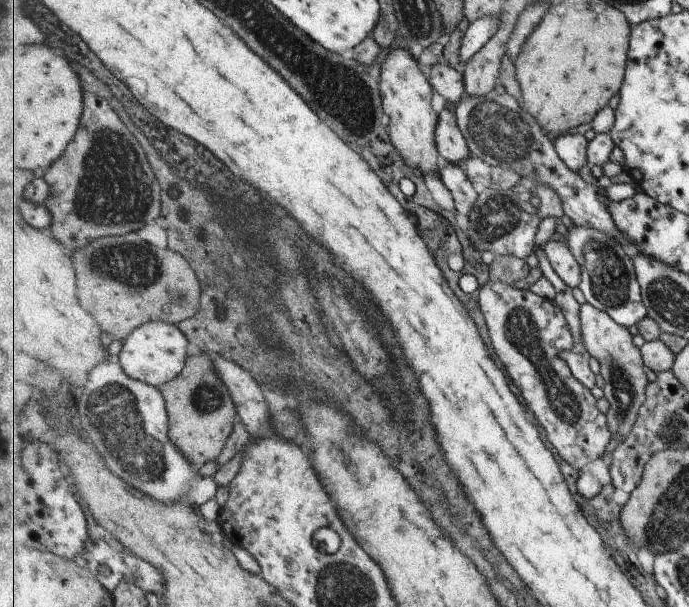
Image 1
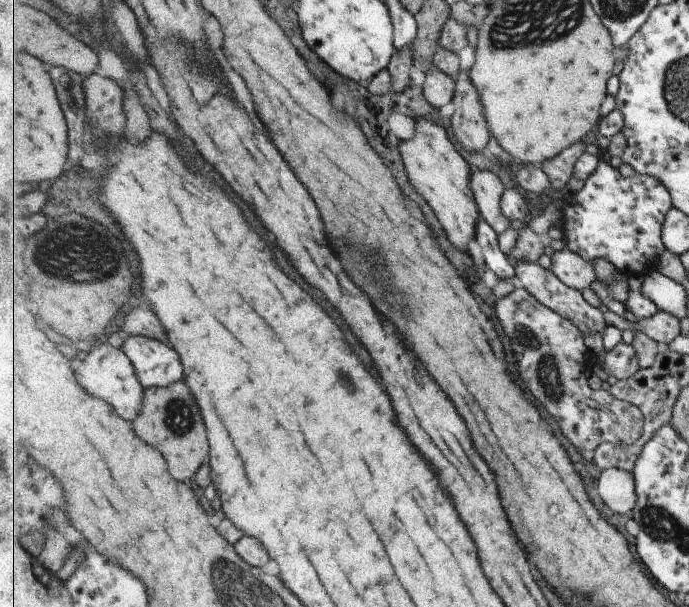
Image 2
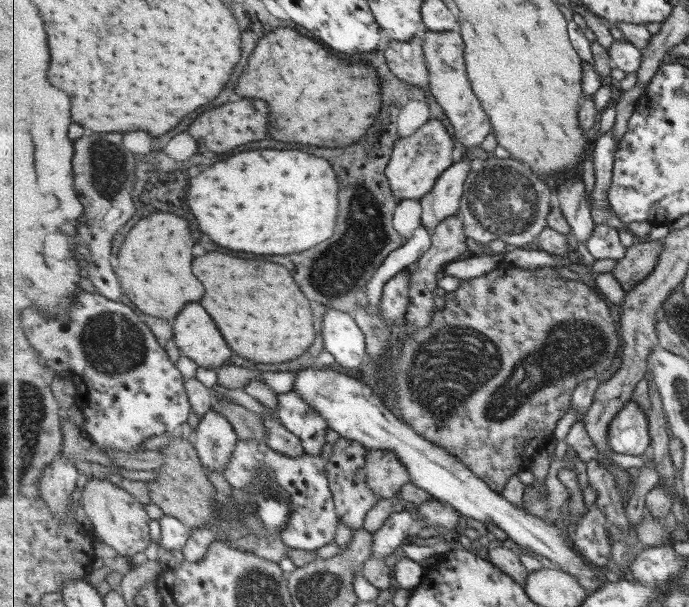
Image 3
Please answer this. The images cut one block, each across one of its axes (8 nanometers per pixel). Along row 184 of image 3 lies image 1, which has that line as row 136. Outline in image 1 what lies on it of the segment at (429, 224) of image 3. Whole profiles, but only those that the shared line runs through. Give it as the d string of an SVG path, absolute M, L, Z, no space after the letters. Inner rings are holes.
M443 109L440 113L439 122L436 128L436 143L438 151L441 154L443 162L453 163L459 166L463 165L464 160L470 157L470 148L465 135L458 125L458 118L456 113L453 114L451 110Z

